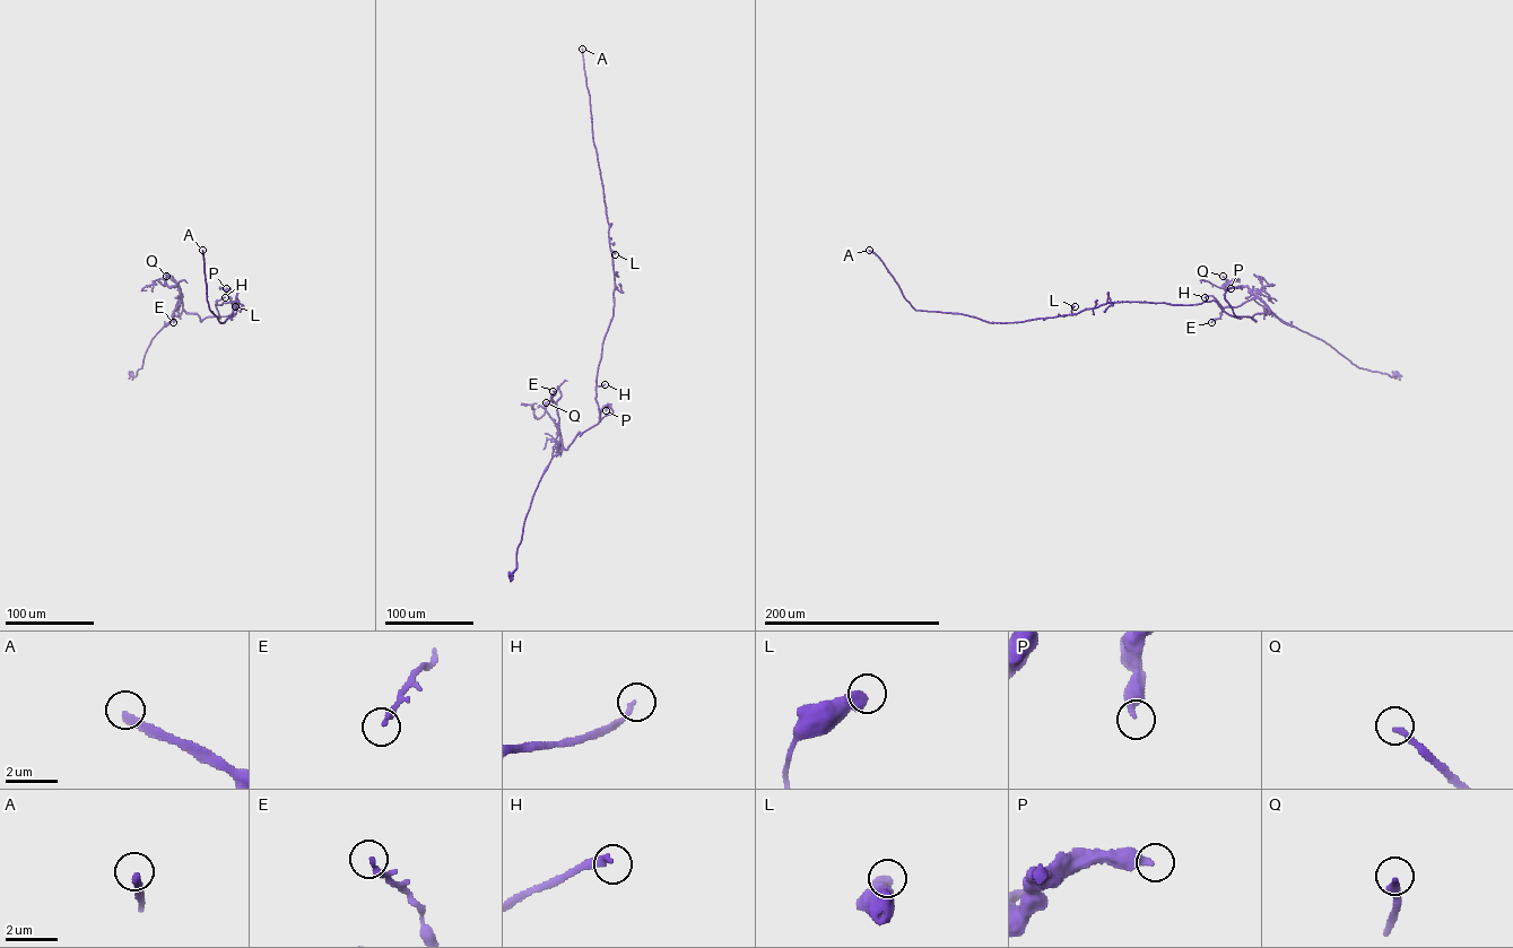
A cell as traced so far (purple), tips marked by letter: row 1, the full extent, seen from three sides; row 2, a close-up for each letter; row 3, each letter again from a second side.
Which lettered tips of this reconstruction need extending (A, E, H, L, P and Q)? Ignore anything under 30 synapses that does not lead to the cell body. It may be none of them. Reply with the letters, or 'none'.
A, H, Q

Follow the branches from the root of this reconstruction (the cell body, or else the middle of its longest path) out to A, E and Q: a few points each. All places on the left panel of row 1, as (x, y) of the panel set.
A: (130, 374), (182, 307), (200, 321), (219, 318), (216, 301), (233, 312), (222, 323), (210, 310), (202, 250)
E: (130, 374), (136, 376), (141, 367), (150, 341), (172, 319), (180, 298), (180, 306), (171, 316), (173, 322)
Q: (130, 374), (136, 376), (154, 337), (182, 312), (179, 288), (168, 287), (166, 276)

